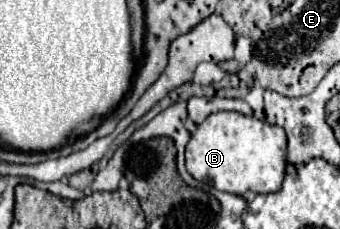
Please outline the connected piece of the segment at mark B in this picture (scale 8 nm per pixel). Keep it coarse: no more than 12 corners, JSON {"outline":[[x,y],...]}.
{"outline":[[218,111],[186,145],[186,169],[218,191],[276,193],[278,125]]}

